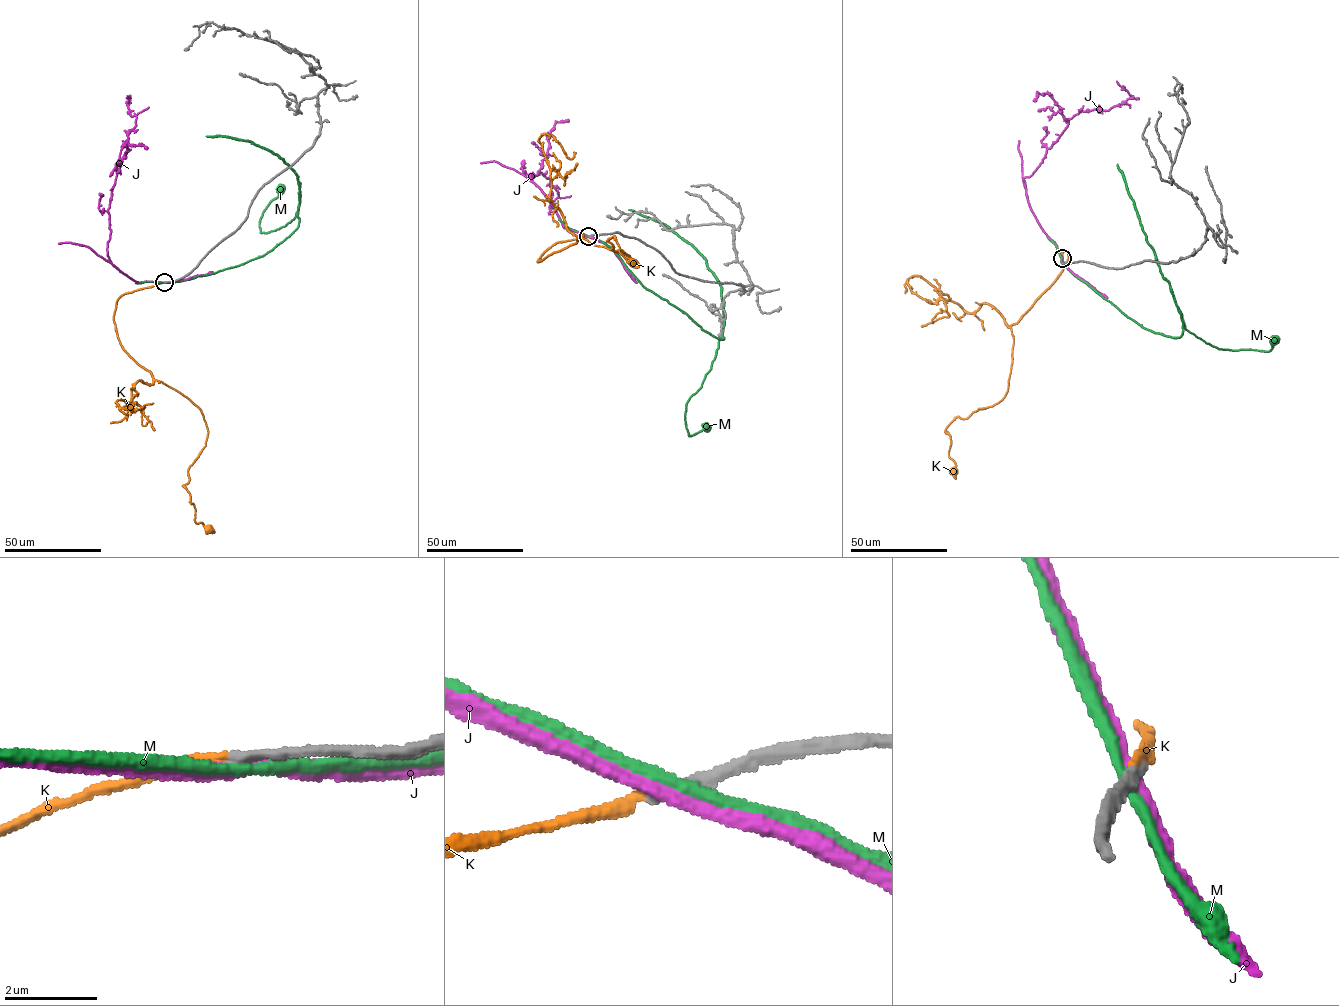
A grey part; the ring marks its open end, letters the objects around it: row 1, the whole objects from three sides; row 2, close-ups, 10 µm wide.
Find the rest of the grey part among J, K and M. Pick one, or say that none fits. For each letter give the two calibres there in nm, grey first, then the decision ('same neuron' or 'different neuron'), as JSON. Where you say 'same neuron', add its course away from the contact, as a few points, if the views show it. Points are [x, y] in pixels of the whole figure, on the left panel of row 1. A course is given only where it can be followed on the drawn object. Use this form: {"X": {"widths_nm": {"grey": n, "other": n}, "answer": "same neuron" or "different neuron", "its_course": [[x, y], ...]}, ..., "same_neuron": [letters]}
{"J": {"widths_nm": {"grey": 240, "other": 320}, "answer": "different neuron"}, "K": {"widths_nm": {"grey": 240, "other": 200}, "answer": "same neuron", "its_course": [[165, 282], [121, 296], [115, 329], [139, 365], [201, 411], [206, 444], [184, 486], [195, 522], [208, 529]]}, "M": {"widths_nm": {"grey": 280, "other": 240}, "answer": "different neuron"}, "same_neuron": ["K"]}

